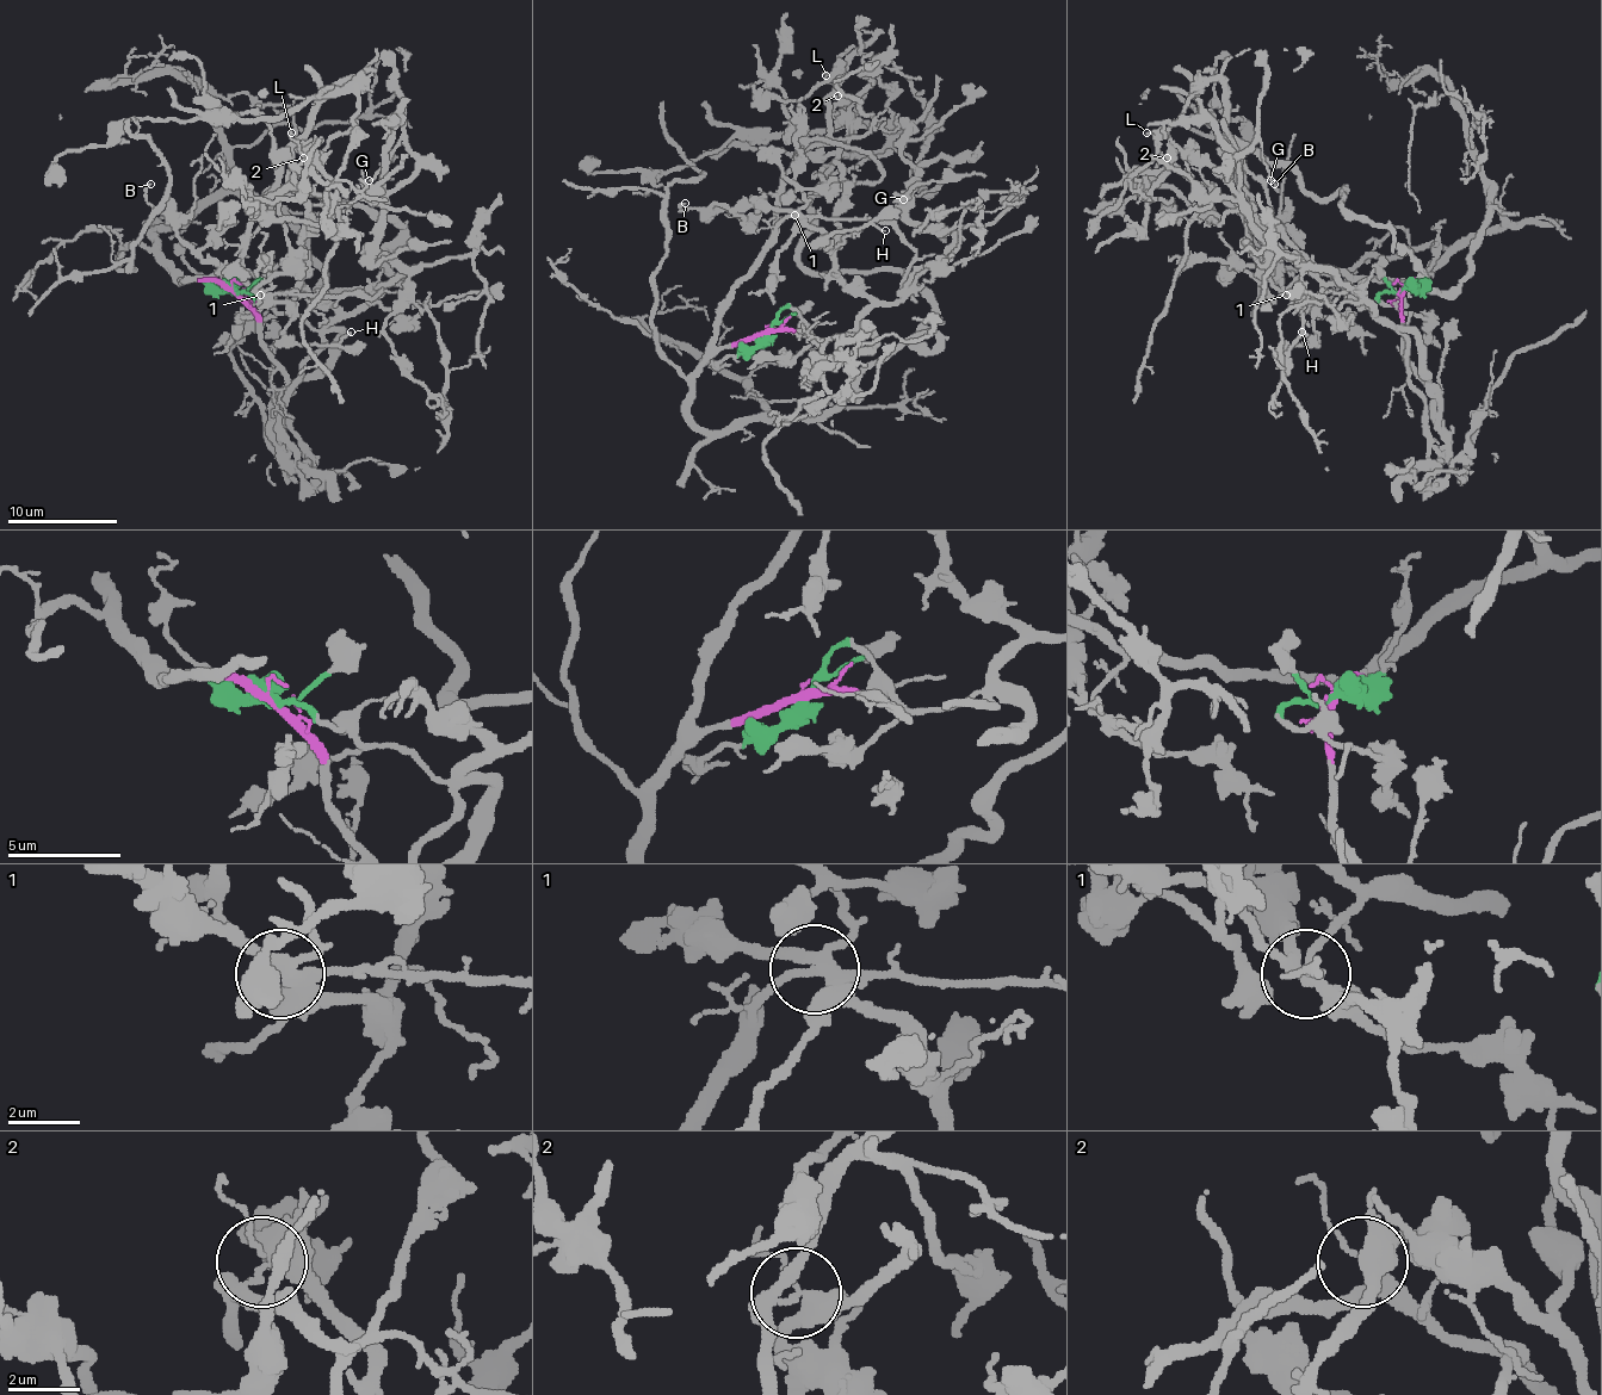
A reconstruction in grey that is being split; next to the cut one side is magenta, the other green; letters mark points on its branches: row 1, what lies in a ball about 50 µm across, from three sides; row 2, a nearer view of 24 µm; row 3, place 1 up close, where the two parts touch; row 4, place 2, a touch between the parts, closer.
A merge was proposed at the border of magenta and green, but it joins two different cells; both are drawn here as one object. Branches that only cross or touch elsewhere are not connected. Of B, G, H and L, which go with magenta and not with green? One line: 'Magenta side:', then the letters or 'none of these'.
Magenta side: L

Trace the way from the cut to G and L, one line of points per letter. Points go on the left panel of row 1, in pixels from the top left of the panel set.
G: (232, 287), (325, 329), (419, 268), (396, 268), (372, 252), (383, 205), (415, 155), (402, 138), (369, 180)
L: (232, 290), (217, 281), (181, 281), (236, 268), (245, 229), (295, 183), (295, 166), (303, 157), (292, 134)

